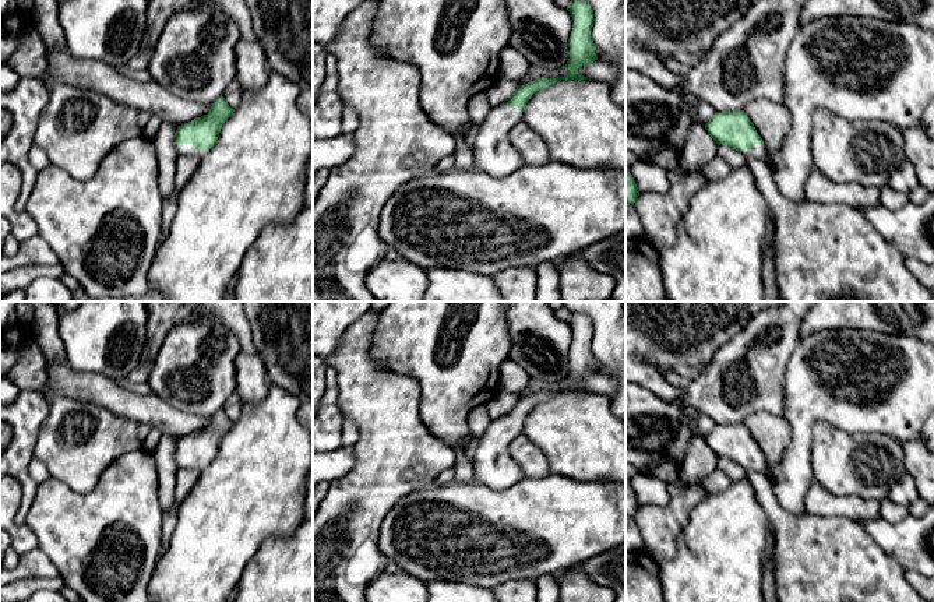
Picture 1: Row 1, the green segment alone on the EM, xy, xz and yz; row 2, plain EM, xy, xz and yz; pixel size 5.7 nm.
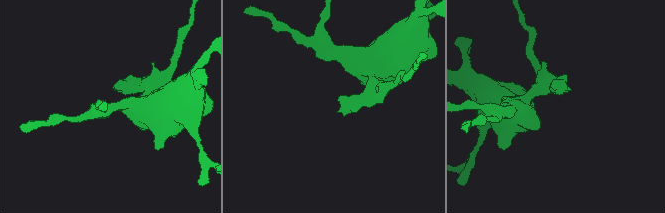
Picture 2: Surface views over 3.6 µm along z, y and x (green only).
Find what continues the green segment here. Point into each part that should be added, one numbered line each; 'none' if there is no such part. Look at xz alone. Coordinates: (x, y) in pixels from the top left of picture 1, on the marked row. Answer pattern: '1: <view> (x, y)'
1: xz (493, 152)

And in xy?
1: xy (190, 150)

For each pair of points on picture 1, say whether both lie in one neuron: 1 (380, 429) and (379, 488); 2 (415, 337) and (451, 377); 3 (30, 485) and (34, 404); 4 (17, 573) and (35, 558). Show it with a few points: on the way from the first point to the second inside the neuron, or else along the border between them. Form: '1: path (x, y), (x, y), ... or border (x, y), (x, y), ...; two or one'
1: path (380, 443), (380, 474); one
2: path (426, 348), (430, 363), (440, 373); one
3: path (21, 465), (25, 423); one
4: path (21, 570), (31, 562); one

